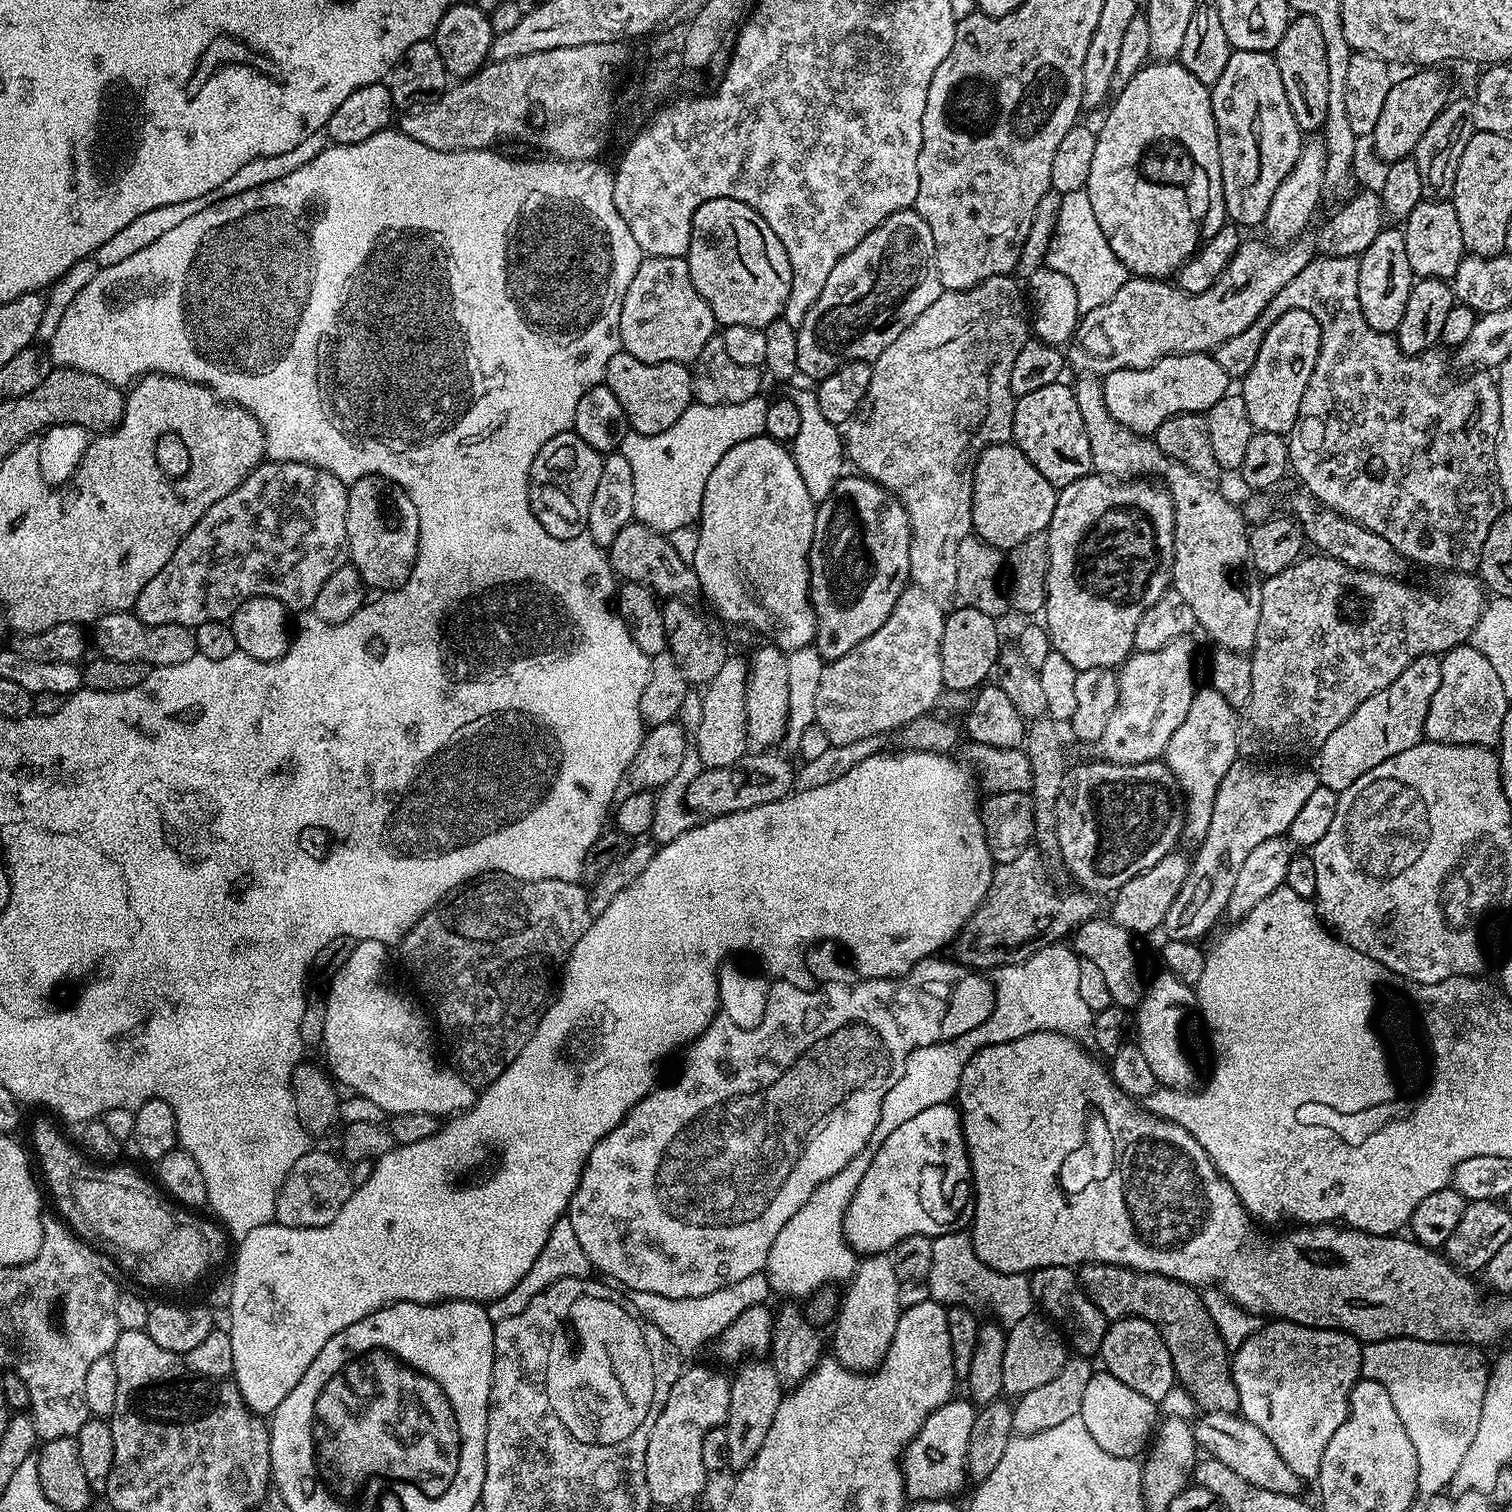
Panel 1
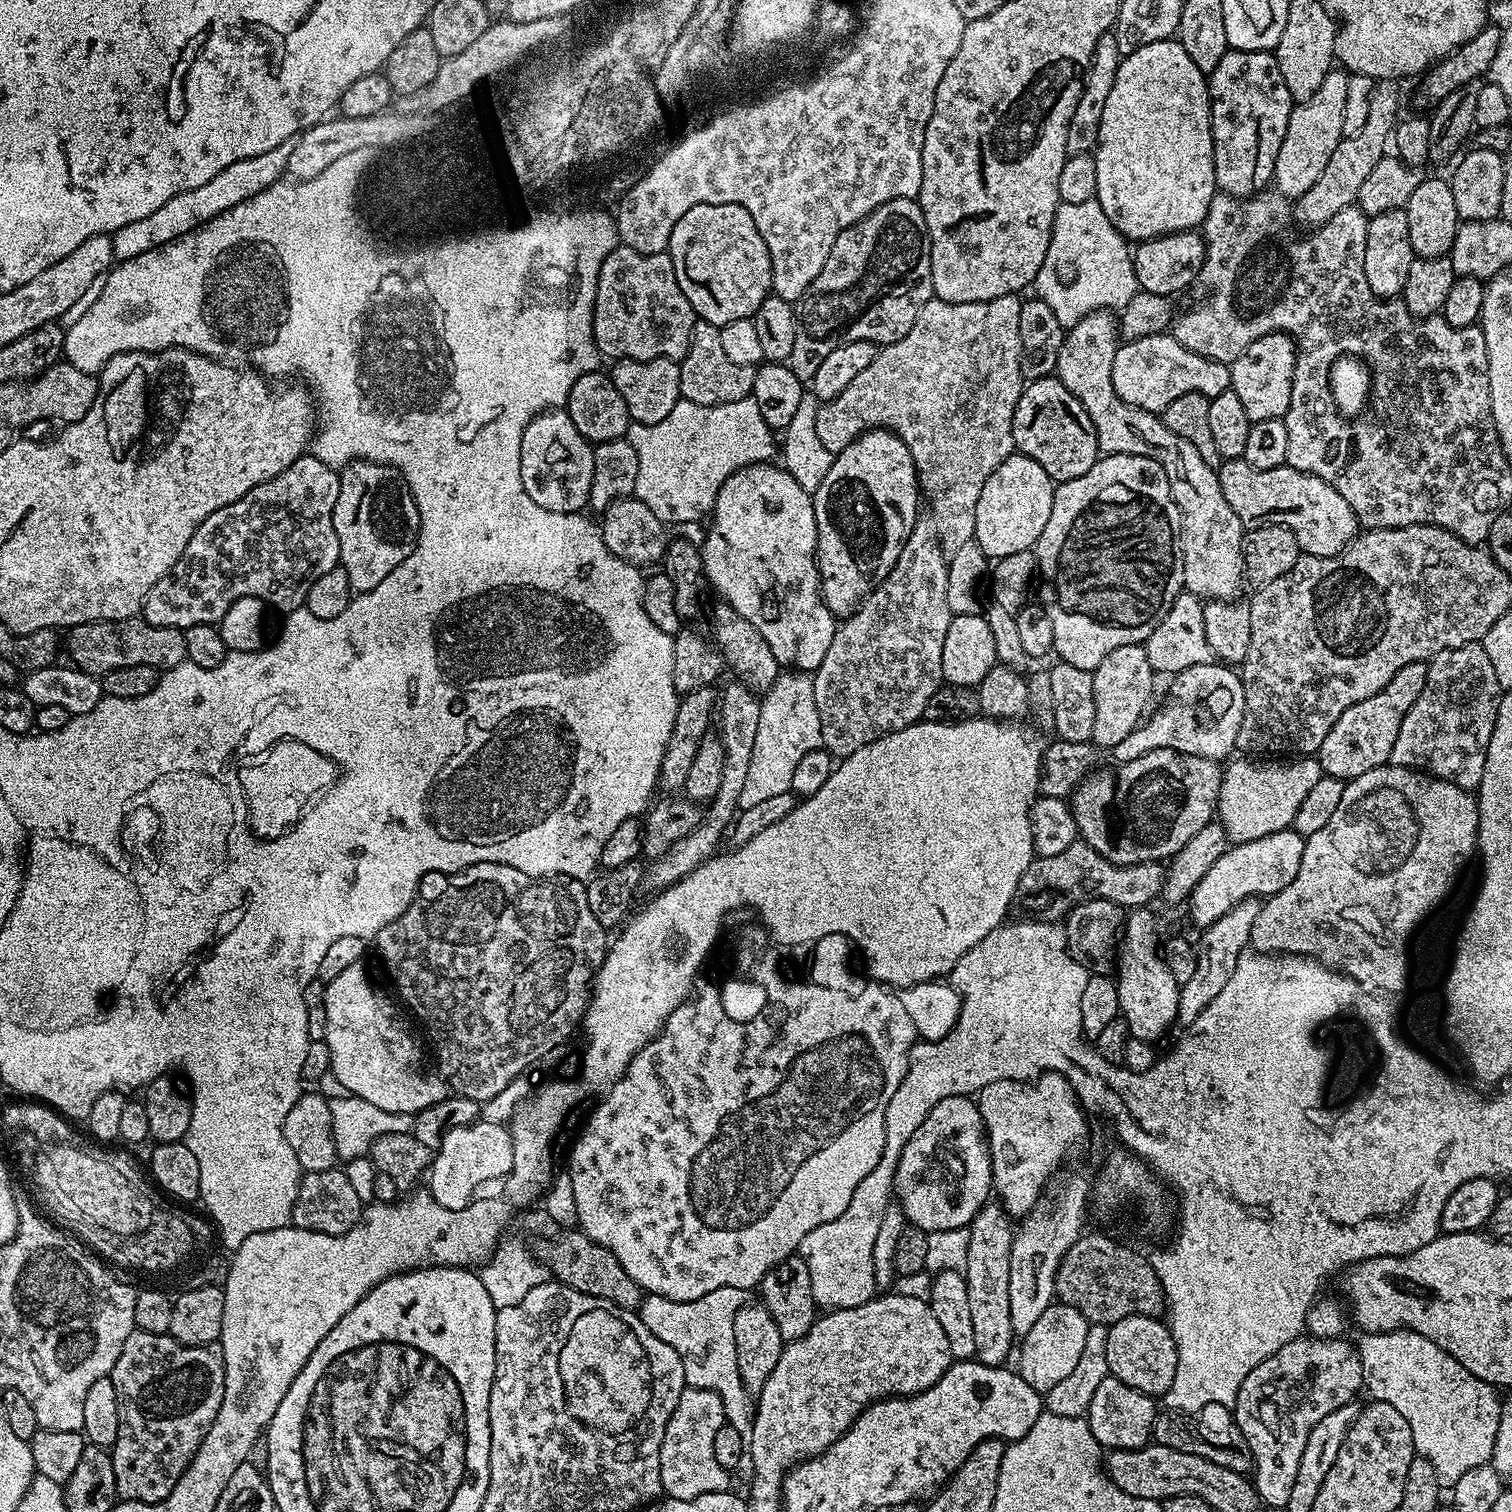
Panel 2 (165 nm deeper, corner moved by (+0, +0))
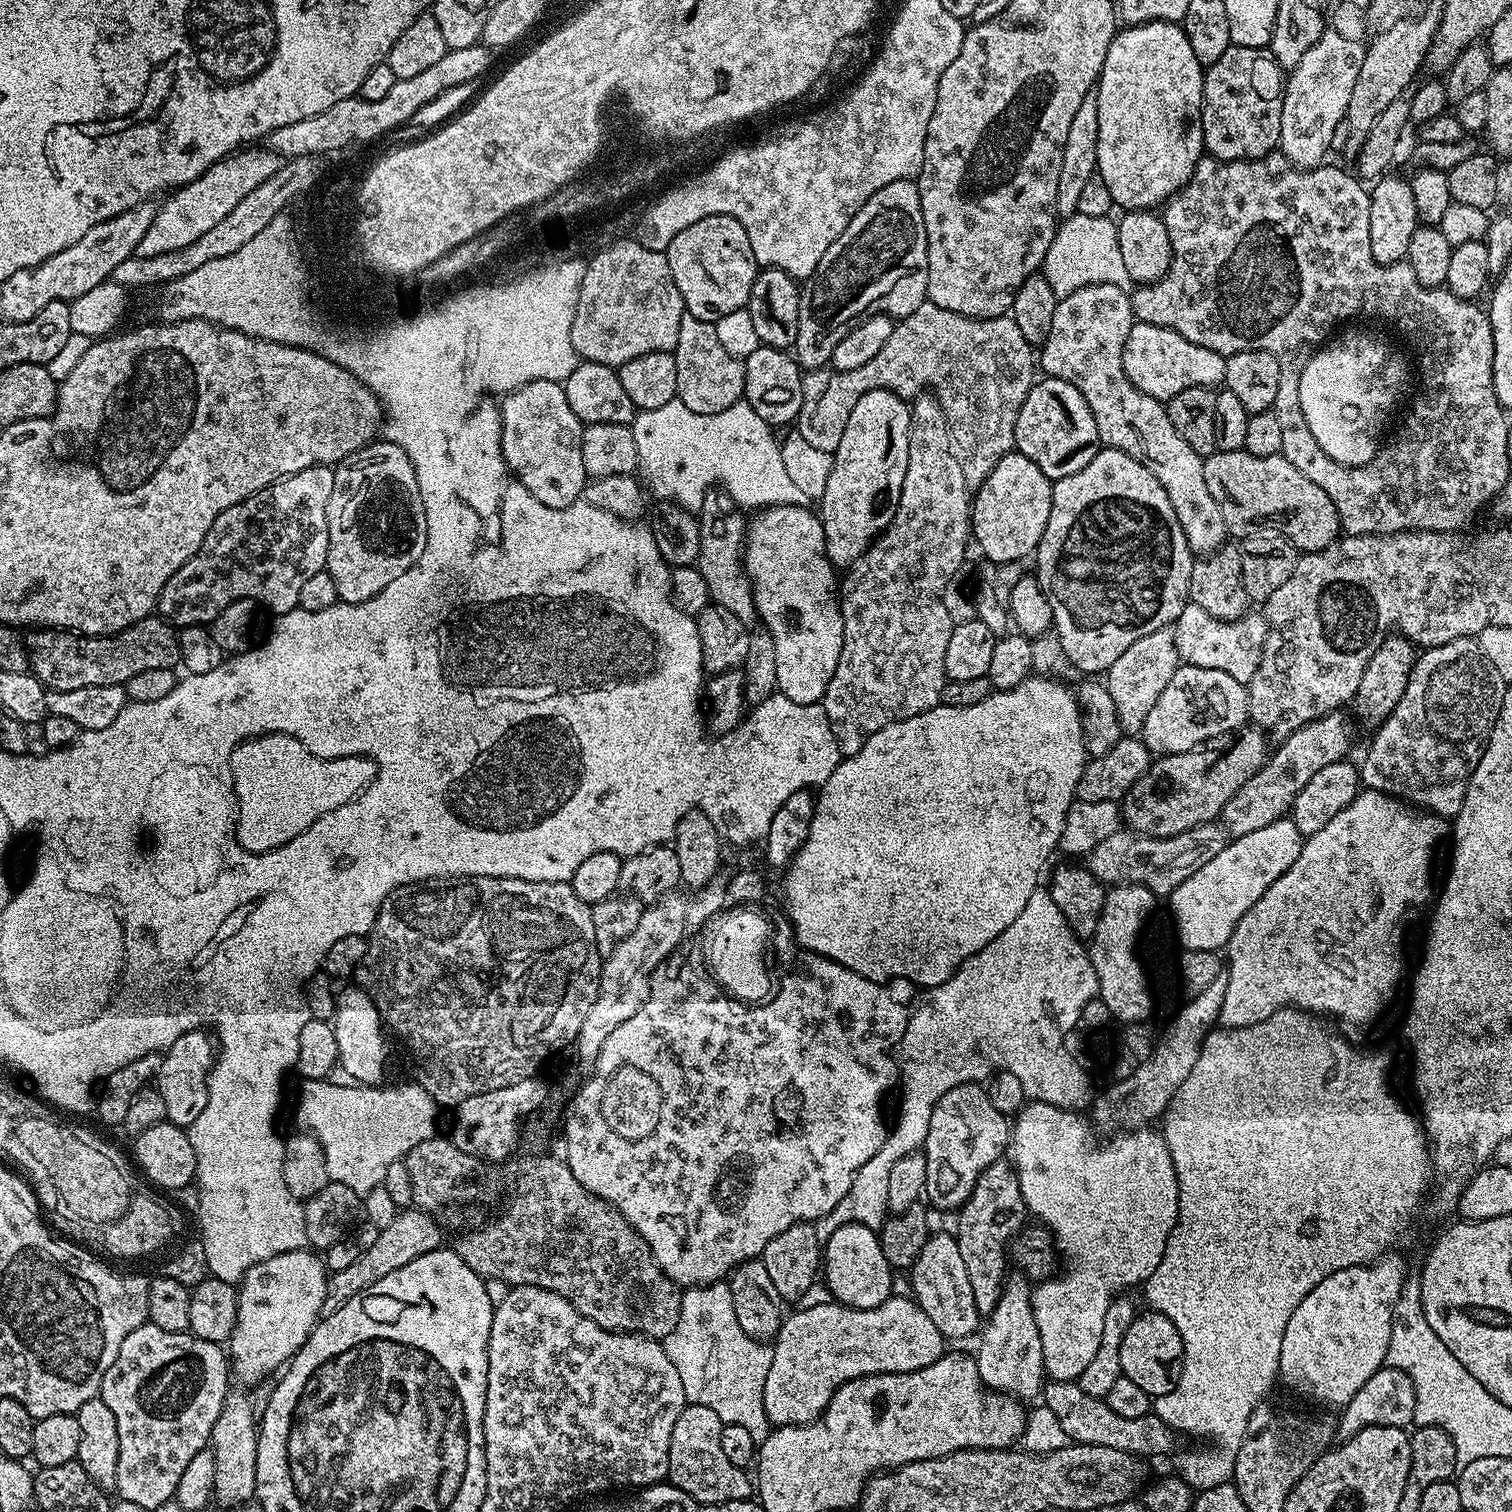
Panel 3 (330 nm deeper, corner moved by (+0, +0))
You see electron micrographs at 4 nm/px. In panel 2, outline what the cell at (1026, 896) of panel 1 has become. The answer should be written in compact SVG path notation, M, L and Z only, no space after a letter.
M1077 842L1062 850L1062 854L1037 855L1026 874L1022 874L1018 893L1028 899L1040 920L1060 922L1073 906L1083 904L1085 900L1106 900L1121 910L1151 905L1151 900L1155 901L1160 895L1165 871L1165 865L1155 860L1145 864L1115 864L1102 858L1102 854L1088 844Z

